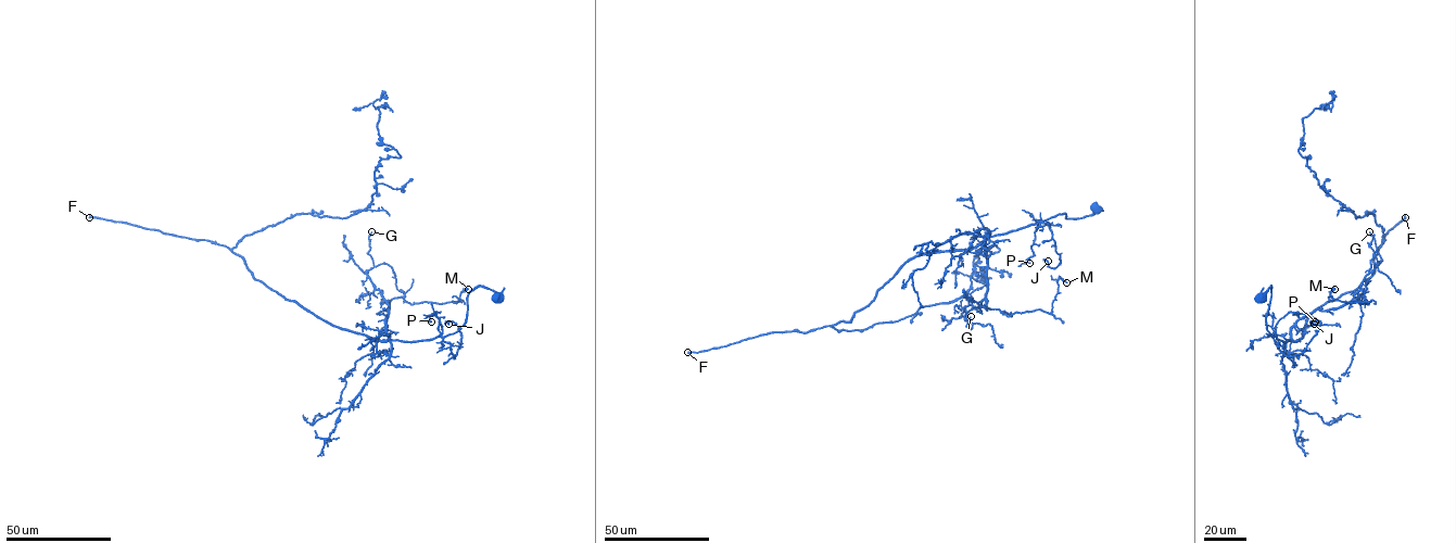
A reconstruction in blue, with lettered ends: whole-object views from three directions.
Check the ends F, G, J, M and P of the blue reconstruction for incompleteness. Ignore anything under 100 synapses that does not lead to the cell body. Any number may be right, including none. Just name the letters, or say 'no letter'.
F

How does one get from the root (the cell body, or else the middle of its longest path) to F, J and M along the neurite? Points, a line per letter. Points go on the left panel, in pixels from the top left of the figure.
F: (497, 297), (476, 287), (466, 321), (447, 336), (379, 341), (286, 300), (226, 247), (89, 217)
J: (497, 297), (483, 286), (469, 293), (466, 321), (443, 338), (455, 356), (461, 332), (454, 323), (448, 324)
M: (497, 297), (476, 287), (467, 295), (466, 321), (447, 336), (390, 338), (388, 301), (455, 303), (468, 289)

